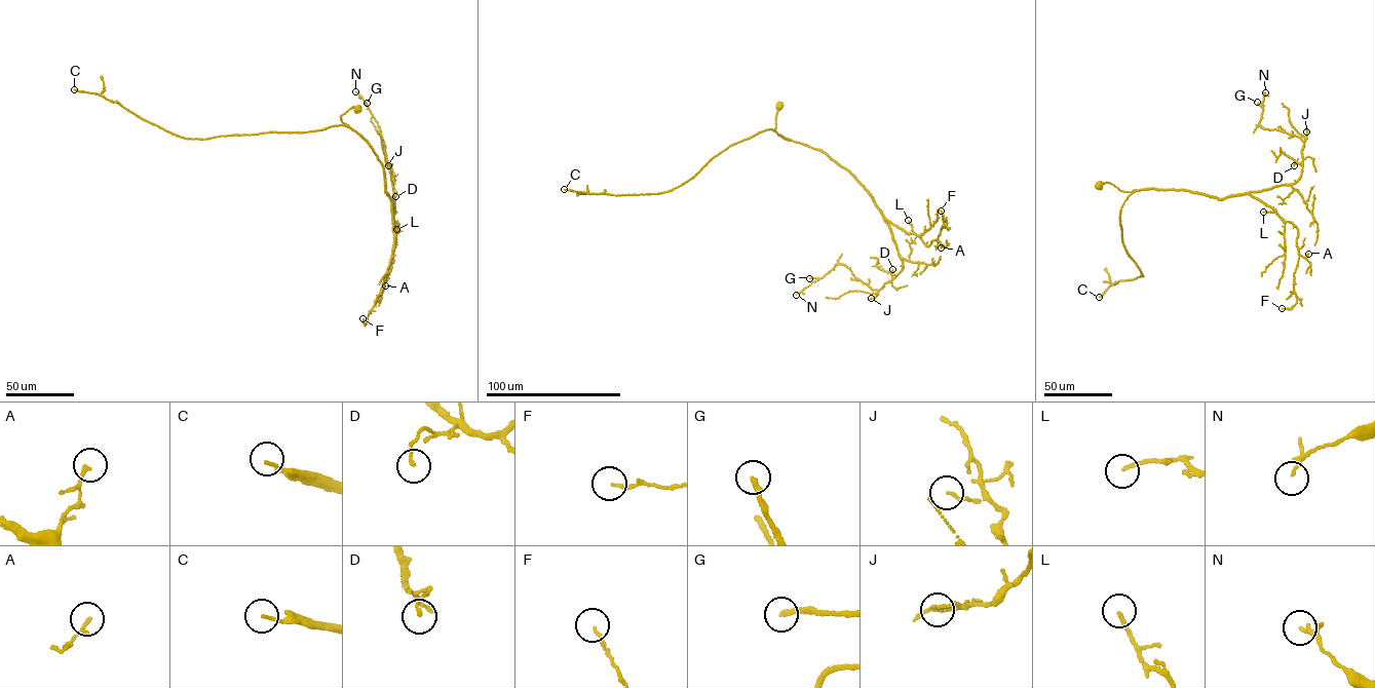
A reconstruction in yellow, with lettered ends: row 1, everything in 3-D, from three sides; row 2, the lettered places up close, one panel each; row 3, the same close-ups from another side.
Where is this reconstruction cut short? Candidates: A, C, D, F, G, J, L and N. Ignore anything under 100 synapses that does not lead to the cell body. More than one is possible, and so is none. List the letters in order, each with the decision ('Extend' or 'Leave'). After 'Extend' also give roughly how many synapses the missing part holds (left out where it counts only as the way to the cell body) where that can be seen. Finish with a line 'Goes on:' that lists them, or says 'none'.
A: Leave
C: Extend. Roughly 300 synapses
D: Leave
F: Leave
G: Leave
J: Leave
L: Leave
N: Leave
Goes on: C

